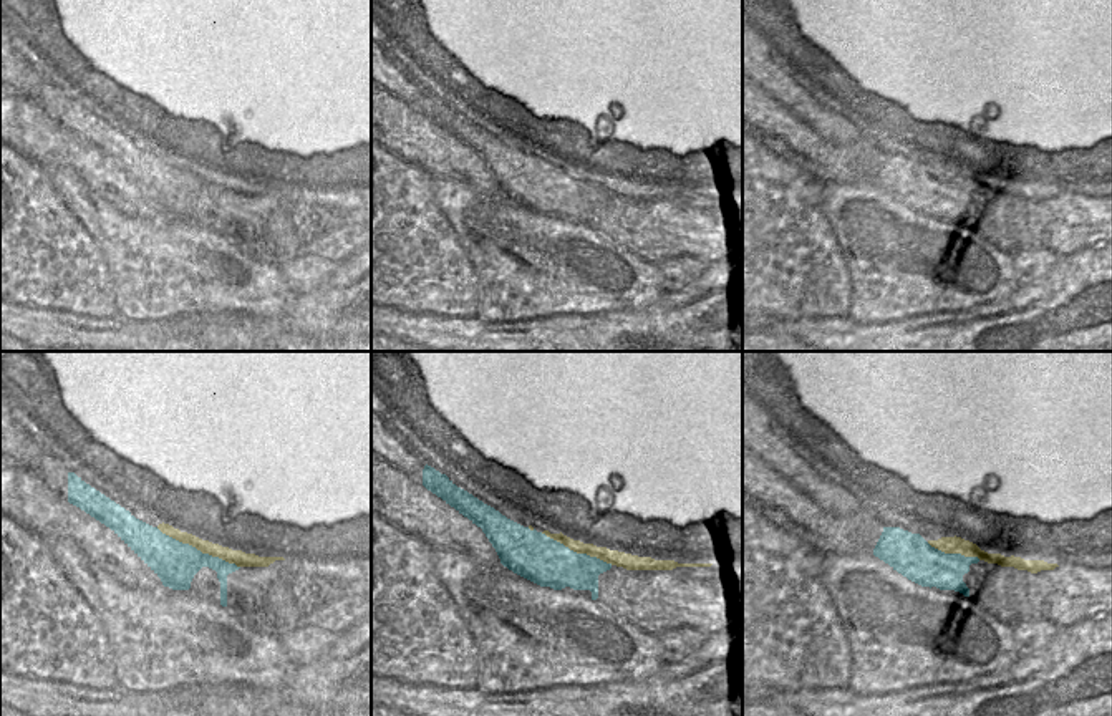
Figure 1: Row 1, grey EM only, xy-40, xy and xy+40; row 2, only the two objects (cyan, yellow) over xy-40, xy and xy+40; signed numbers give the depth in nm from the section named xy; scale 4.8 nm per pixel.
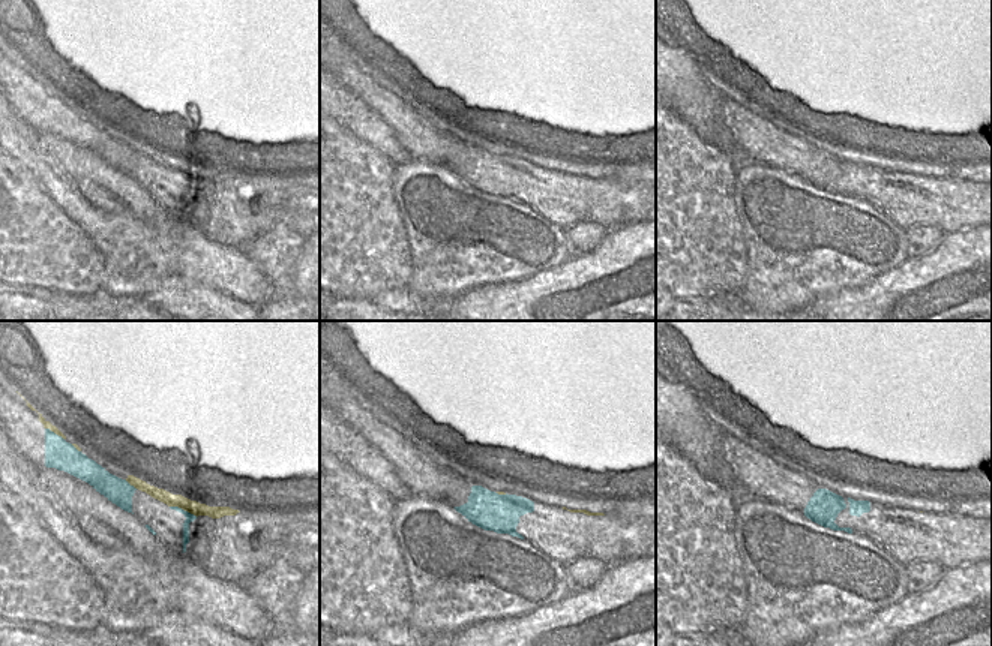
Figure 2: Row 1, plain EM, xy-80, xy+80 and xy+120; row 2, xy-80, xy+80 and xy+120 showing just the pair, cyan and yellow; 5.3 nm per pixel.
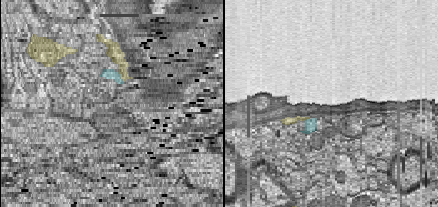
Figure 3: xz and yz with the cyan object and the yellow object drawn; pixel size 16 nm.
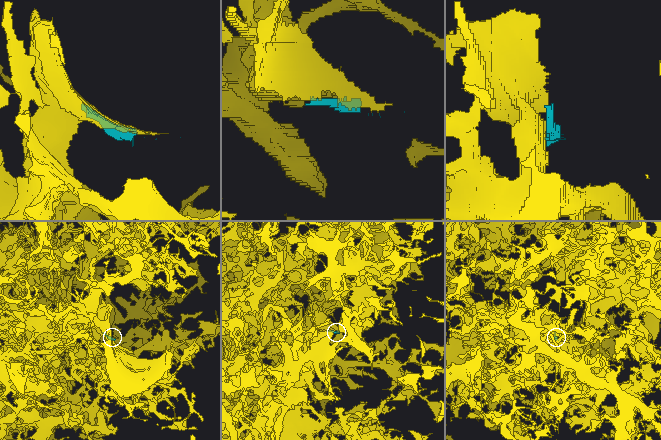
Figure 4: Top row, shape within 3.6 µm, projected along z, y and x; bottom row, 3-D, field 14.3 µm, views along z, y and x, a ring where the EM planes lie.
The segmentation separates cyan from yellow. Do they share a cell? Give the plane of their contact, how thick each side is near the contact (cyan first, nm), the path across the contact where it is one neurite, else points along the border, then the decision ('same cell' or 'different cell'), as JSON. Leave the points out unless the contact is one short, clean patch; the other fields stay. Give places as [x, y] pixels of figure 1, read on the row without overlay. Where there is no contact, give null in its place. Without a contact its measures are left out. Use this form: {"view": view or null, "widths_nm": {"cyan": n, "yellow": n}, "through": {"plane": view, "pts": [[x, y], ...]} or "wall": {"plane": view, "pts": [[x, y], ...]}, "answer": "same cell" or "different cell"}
{"view": "xy-40", "widths_nm": {"cyan": 200, "yellow": 80}, "answer": "different cell"}

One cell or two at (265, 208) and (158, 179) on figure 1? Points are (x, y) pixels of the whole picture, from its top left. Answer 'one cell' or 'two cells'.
two cells

